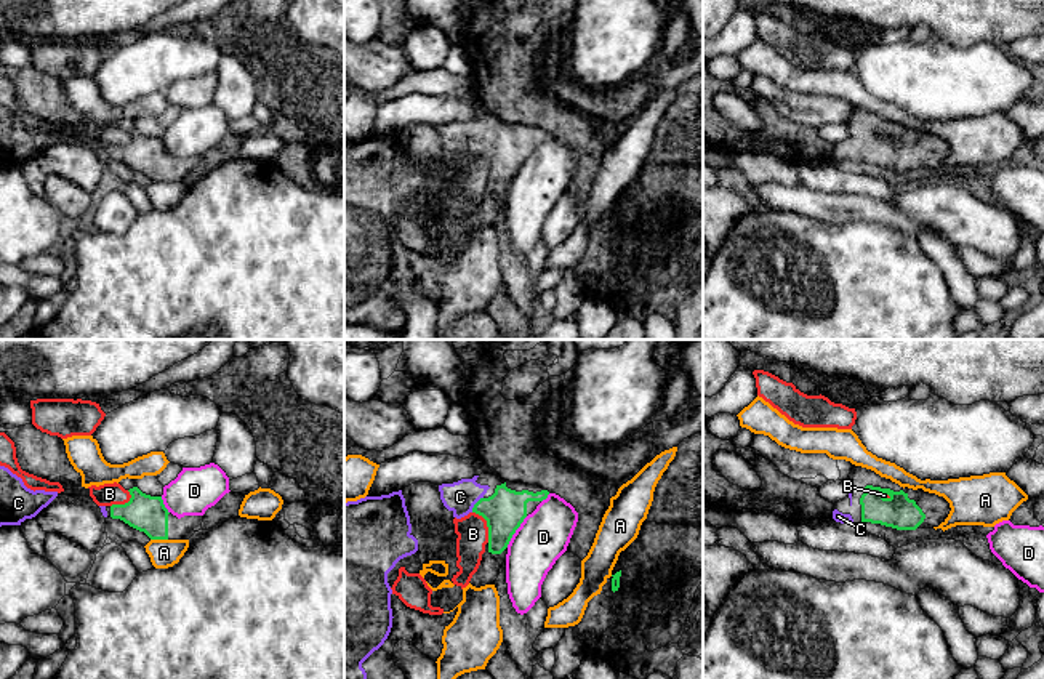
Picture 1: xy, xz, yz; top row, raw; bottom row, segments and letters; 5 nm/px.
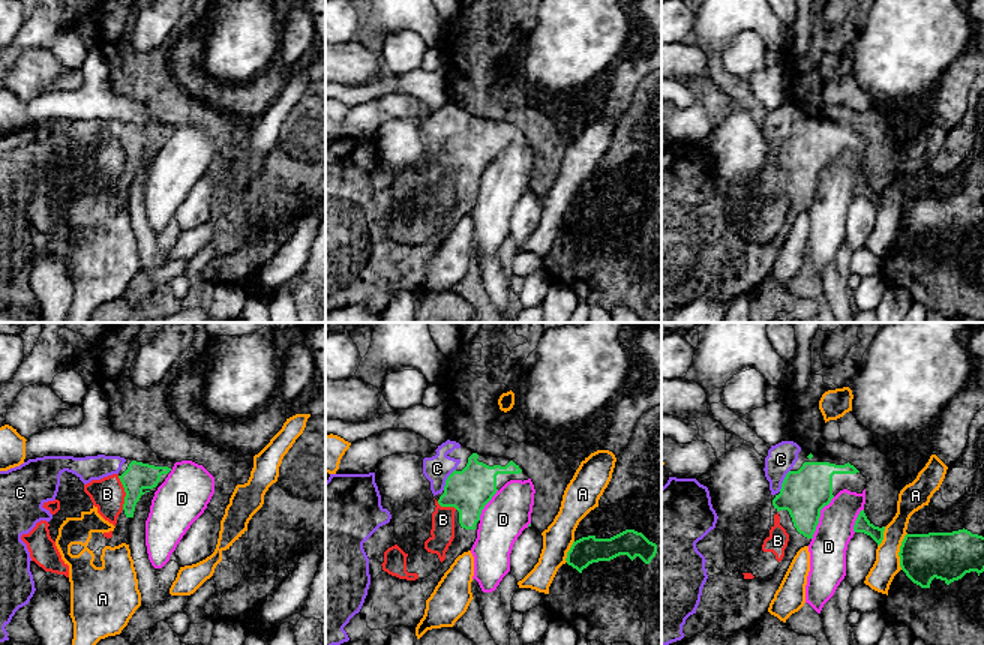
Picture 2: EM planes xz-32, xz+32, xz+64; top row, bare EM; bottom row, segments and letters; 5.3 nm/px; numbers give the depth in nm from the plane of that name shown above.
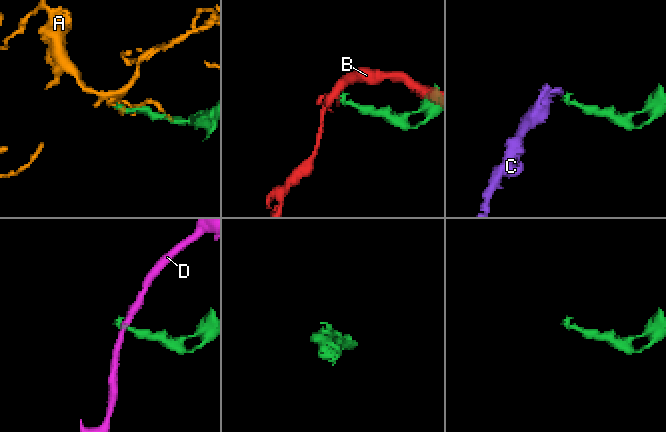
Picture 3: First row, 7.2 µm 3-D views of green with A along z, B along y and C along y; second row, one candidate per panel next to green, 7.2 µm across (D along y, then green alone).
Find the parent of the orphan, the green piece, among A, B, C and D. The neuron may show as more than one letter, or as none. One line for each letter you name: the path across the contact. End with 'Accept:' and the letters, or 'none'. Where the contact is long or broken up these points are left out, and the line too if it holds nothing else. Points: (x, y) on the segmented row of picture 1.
C: runs through xz (505, 511), (474, 505), (466, 497), (460, 497)
Accept: C

